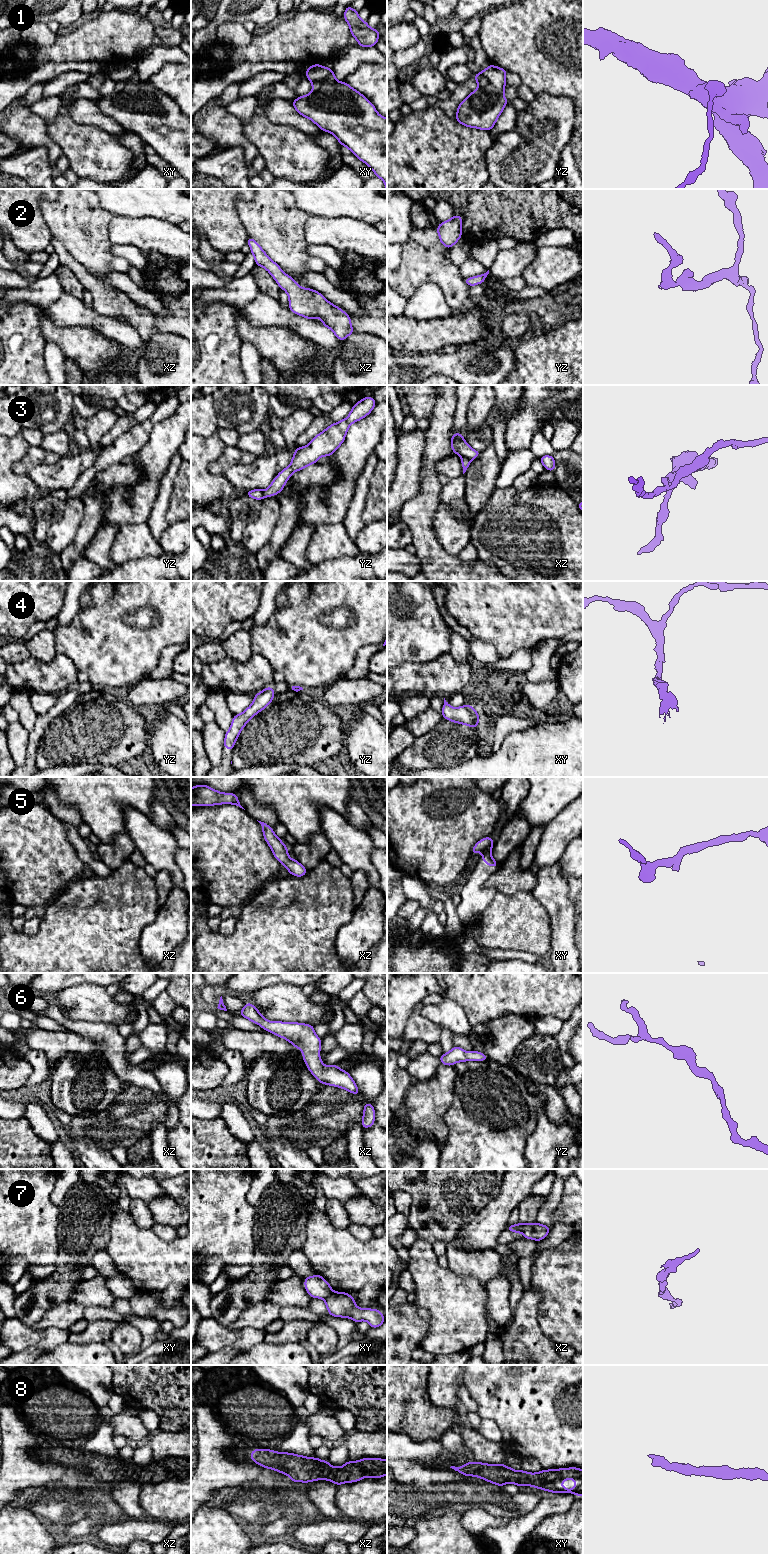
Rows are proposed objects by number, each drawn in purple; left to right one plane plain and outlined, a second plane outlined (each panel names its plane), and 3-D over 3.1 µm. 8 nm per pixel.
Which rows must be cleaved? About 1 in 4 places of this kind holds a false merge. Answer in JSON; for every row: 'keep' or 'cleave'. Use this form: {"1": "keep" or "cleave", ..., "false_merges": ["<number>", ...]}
{"1": "cleave", "2": "keep", "3": "cleave", "4": "keep", "5": "keep", "6": "keep", "7": "cleave", "8": "keep", "false_merges": ["1", "3", "7"]}

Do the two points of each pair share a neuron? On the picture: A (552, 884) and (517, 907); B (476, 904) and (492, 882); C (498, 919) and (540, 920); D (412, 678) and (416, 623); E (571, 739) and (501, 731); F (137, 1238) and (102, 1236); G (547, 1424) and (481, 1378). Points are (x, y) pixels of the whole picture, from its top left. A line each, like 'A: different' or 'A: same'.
A: different
B: different
C: same
D: different
E: different
F: different
G: same

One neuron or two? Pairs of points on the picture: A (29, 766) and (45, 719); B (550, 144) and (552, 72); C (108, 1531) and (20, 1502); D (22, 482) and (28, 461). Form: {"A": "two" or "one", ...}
{"A": "one", "B": "two", "C": "two", "D": "two"}

